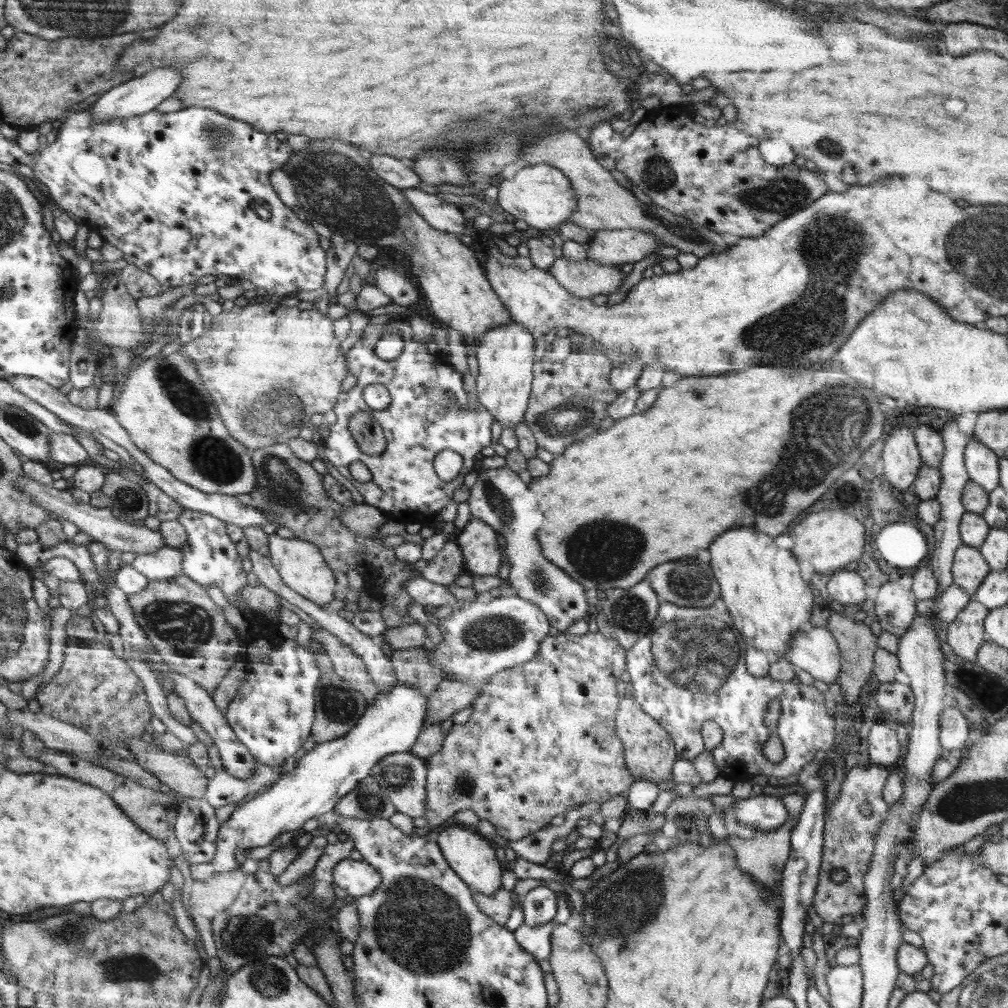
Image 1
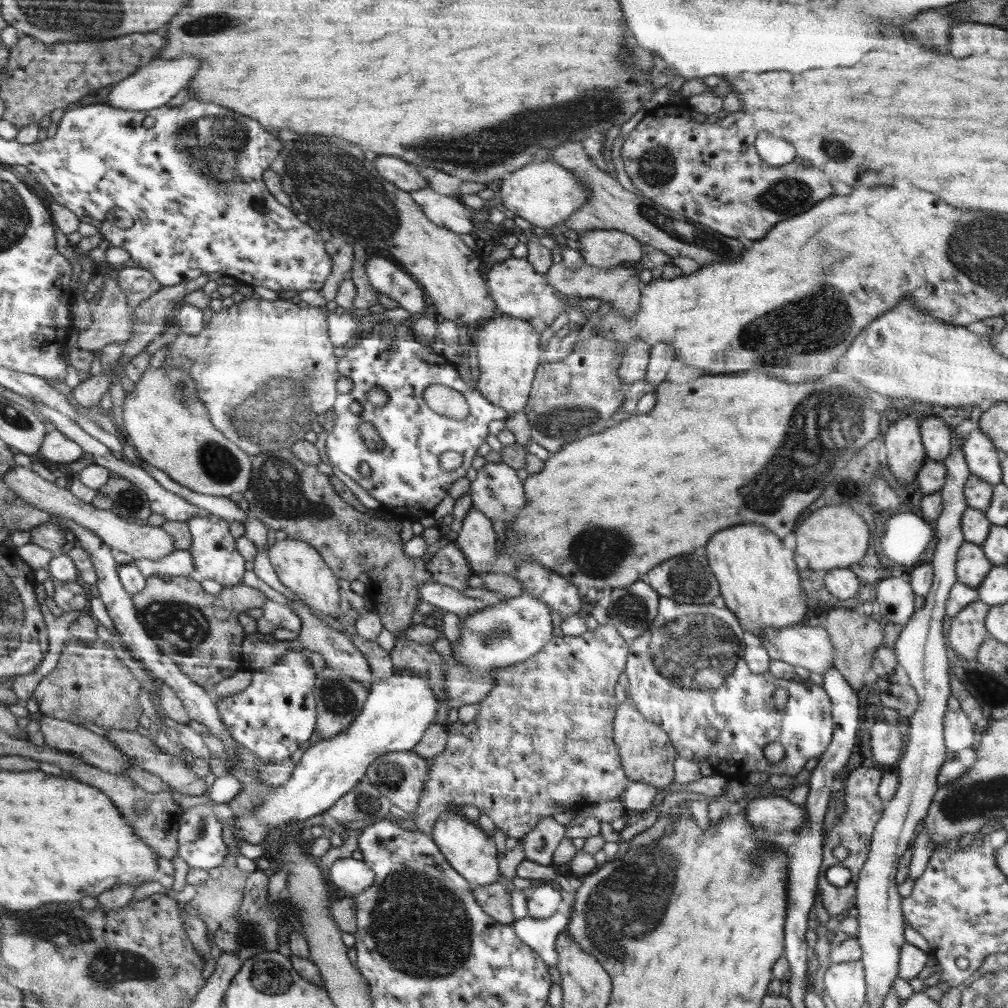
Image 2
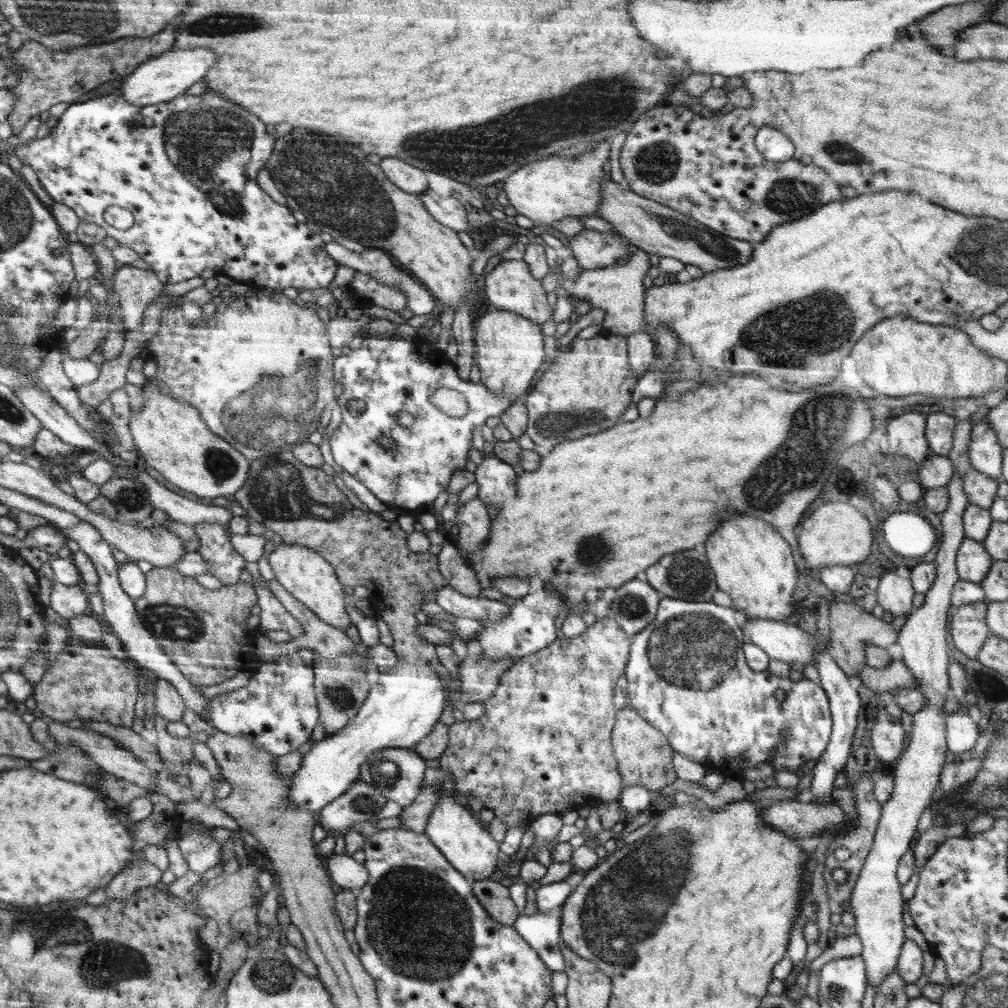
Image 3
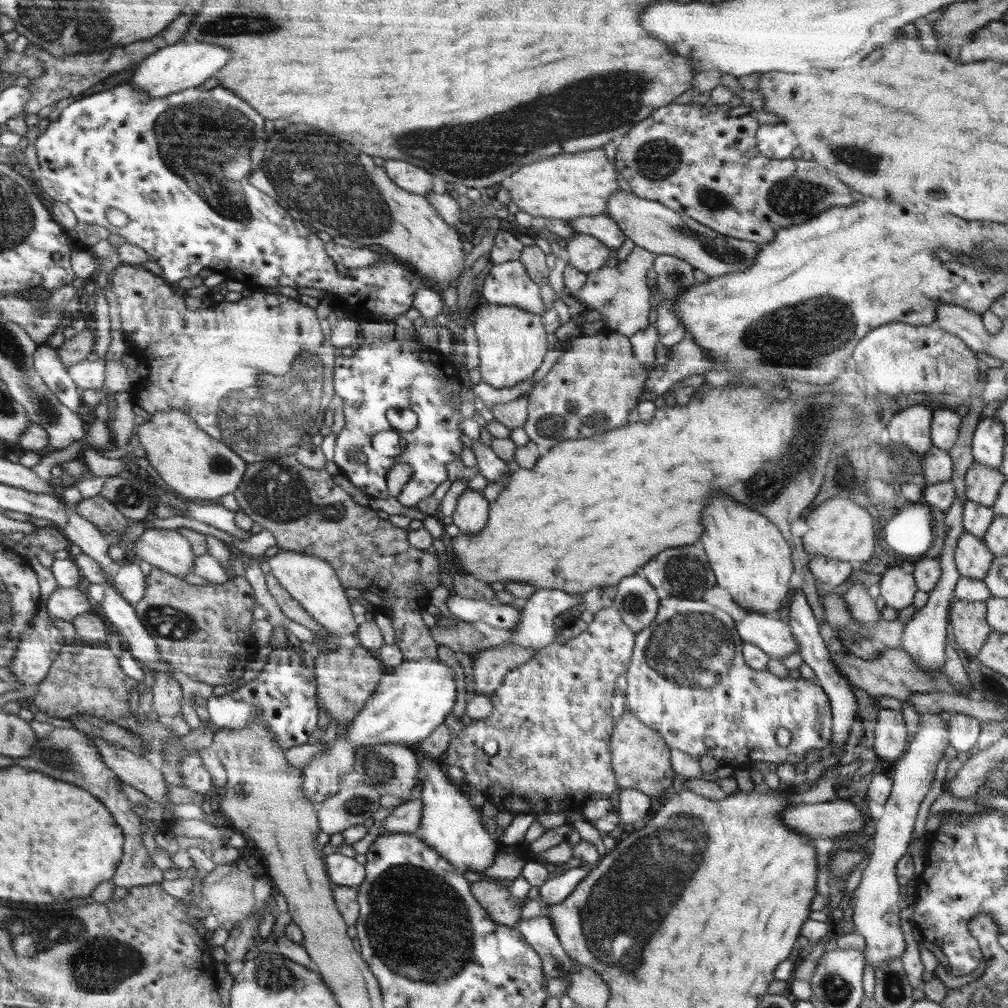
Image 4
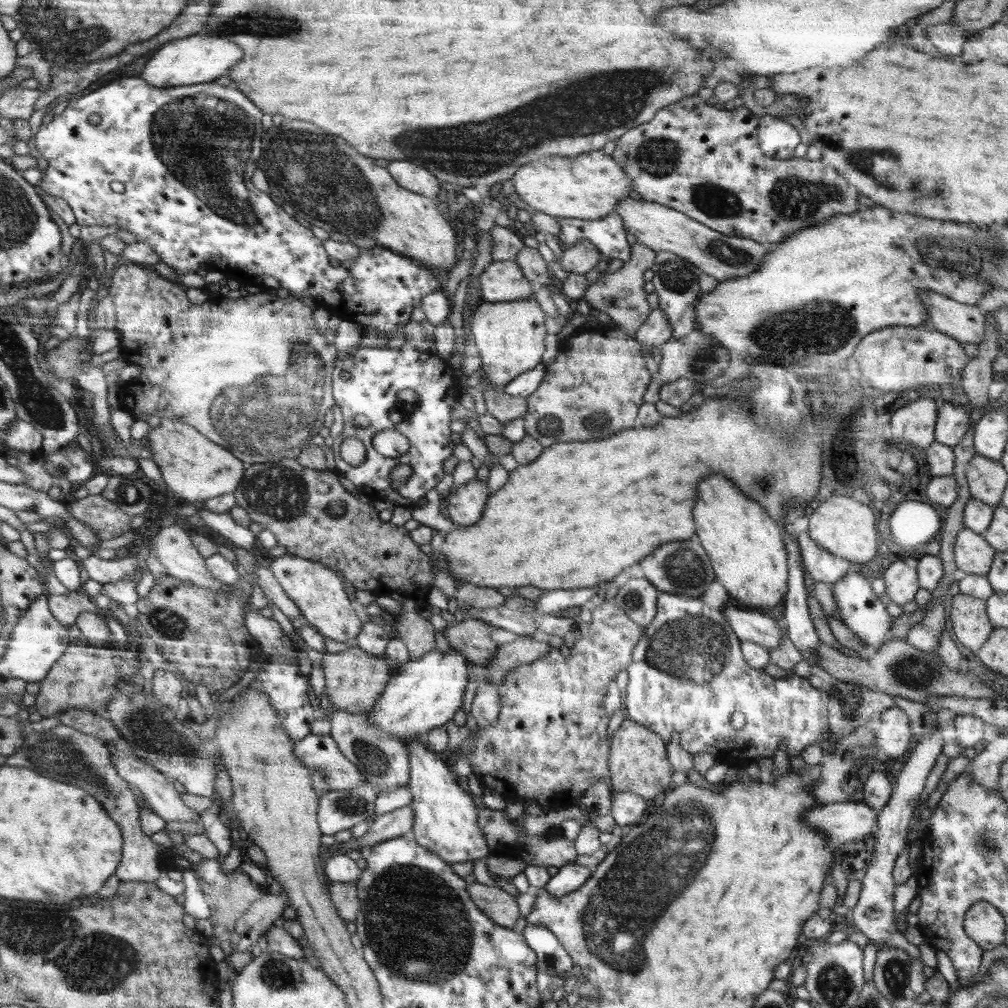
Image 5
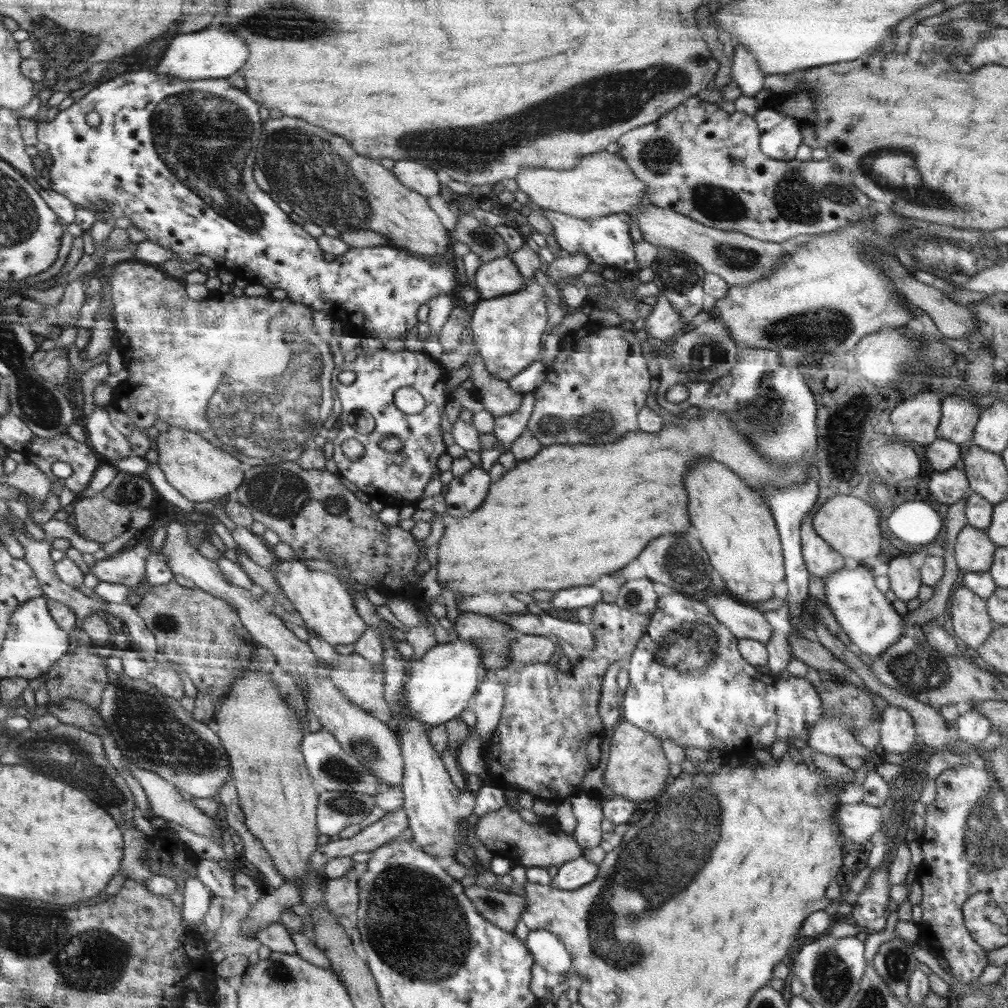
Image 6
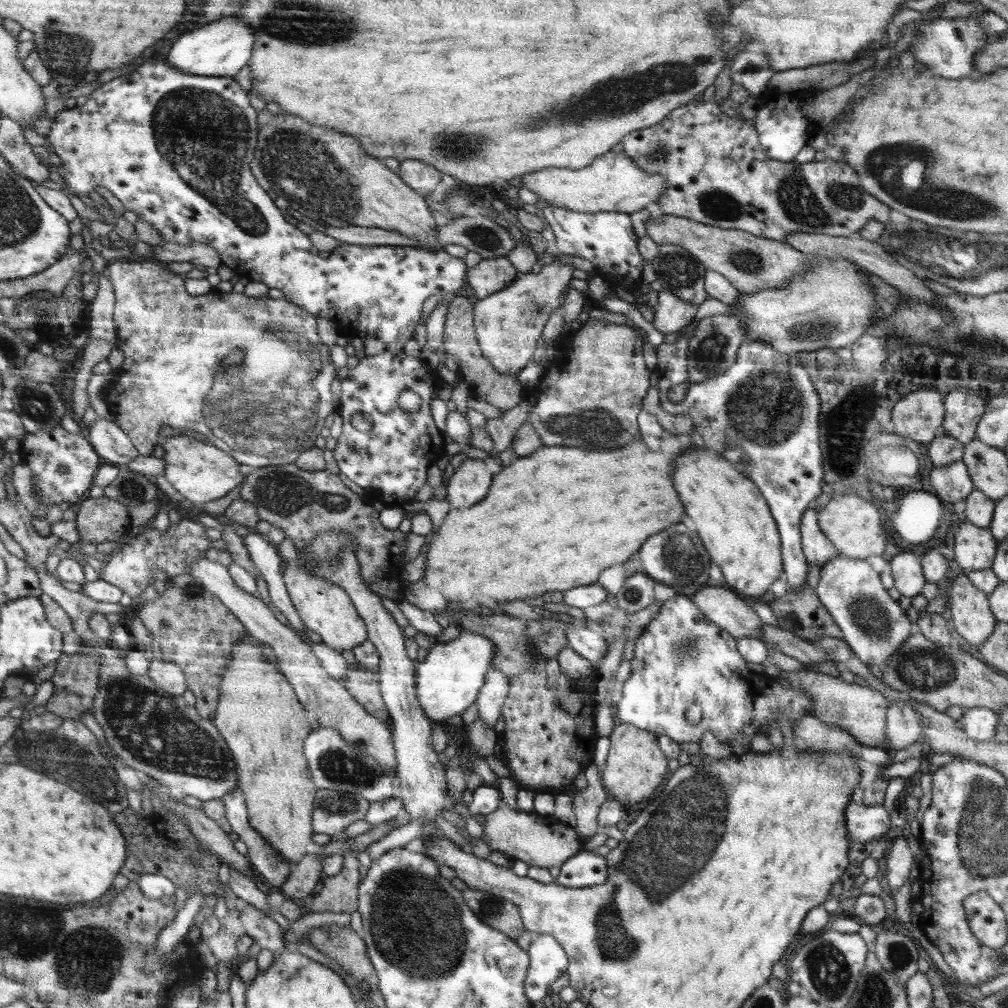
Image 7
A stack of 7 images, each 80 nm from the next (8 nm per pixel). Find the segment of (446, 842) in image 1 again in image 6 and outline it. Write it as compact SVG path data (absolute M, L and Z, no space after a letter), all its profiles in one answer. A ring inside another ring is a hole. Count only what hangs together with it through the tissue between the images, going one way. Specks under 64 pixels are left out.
M414 715L404 717L401 730L396 731L400 740L401 755L404 756L405 761L404 776L399 785L404 795L404 802L400 808L408 813L409 828L413 832L412 840L418 842L422 846L422 850L432 856L454 859L464 858L464 852L458 848L460 846L458 840L462 838L459 824L461 820L468 818L472 814L472 808L475 807L475 796L468 794L468 790L466 790L466 794L462 794L462 790L456 788L442 762L441 752L433 747L432 740L428 735L428 728L418 719L415 719Z

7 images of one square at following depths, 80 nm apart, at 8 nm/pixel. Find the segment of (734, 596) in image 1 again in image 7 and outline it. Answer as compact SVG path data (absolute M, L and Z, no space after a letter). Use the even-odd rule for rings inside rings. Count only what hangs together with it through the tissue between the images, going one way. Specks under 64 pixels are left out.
M690 448L686 456L678 456L678 492L682 492L682 500L686 500L686 512L698 524L698 534L713 557L714 564L721 568L728 588L742 598L762 596L766 588L780 578L782 574L782 552L780 548L780 530L776 528L769 504L760 496L757 484L746 477L733 464L731 459L704 448Z

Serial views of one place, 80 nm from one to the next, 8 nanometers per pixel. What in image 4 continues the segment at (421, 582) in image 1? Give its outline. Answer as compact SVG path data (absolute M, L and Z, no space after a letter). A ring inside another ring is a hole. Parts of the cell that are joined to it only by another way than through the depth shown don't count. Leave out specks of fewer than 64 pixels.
M451 592L447 606L458 620L468 623L481 620L484 624L504 630L515 630L521 619L518 609L496 599L472 600Z

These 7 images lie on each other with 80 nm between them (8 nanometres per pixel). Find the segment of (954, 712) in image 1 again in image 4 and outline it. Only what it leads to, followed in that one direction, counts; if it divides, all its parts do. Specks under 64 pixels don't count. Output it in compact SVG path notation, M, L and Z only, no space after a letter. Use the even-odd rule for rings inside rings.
M960 712L951 713L950 723L947 725L950 746L955 748L958 753L974 751L982 724L983 722L977 718L966 714Z

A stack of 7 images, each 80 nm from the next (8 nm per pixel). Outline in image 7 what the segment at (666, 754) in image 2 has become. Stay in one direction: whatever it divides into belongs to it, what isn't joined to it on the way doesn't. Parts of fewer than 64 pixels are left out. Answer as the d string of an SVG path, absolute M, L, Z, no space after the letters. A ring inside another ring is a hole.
M617 722L608 737L610 748L601 781L604 782L605 790L622 804L636 804L642 798L650 796L666 778L666 772L669 772L667 756L662 754L656 734L633 724Z

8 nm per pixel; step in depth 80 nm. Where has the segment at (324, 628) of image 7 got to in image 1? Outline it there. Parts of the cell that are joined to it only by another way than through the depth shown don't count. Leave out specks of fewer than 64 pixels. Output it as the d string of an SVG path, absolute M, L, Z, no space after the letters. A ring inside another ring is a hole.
M276 534L269 536L269 558L281 576L281 581L314 604L326 607L326 604L335 599L336 580L334 580L332 570L326 566L327 562L324 562L324 555L320 556L320 551L317 545L307 540L296 537L282 538Z

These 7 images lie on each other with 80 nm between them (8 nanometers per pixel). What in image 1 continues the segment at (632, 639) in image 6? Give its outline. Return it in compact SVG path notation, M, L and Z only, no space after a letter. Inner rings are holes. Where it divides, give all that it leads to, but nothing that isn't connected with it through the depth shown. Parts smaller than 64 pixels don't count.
M588 631L582 636L564 632L557 636L549 636L544 643L541 643L540 650L529 663L508 668L493 675L489 682L481 688L479 697L471 704L472 712L468 722L463 725L452 725L445 735L442 748L426 760L428 772L426 805L428 805L428 812L423 817L429 822L428 828L433 830L448 818L450 819L456 812L470 809L476 813L480 820L488 820L501 837L509 840L520 840L520 838L532 834L533 831L550 824L550 820L558 814L566 814L568 810L578 808L586 802L603 803L614 796L626 793L634 782L634 776L627 769L624 747L622 741L617 737L616 730L614 730L614 714L618 710L616 684L618 684L620 674L627 667L628 652L618 642L614 634L612 637L606 638L600 631Z

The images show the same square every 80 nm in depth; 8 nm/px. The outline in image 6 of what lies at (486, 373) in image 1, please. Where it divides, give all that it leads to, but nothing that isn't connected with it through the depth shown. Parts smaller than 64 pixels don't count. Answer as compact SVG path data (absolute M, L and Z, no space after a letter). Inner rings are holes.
M525 279L525 287L509 295L493 299L479 299L474 304L473 342L478 348L490 376L498 380L510 381L520 375L526 367L538 360L538 348L542 332L546 330L546 300L548 296L540 284L532 284L532 279Z

